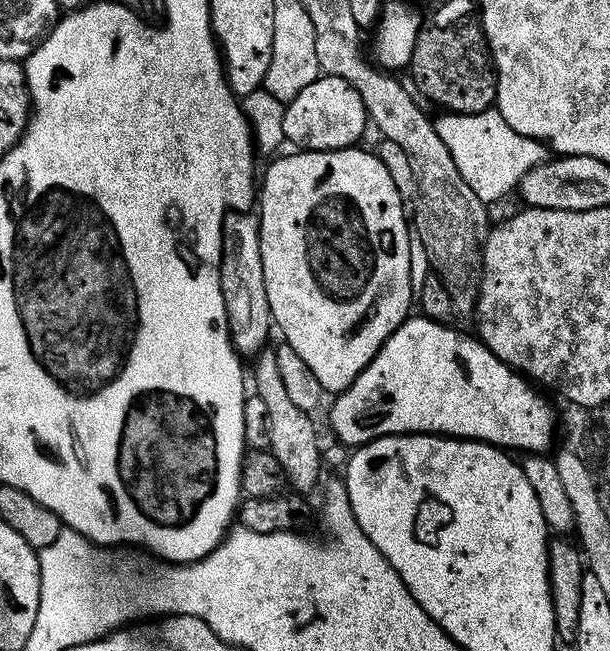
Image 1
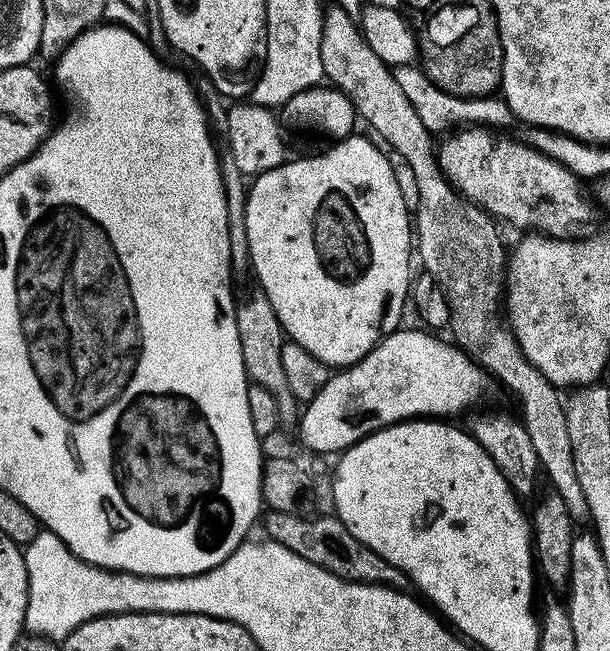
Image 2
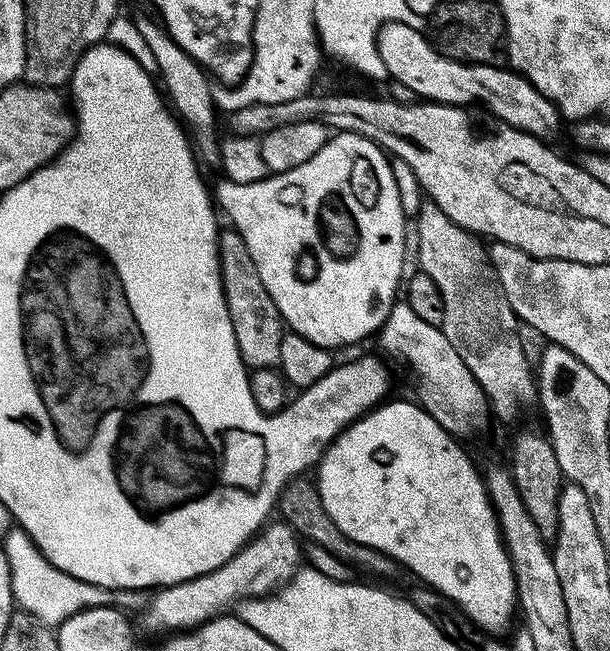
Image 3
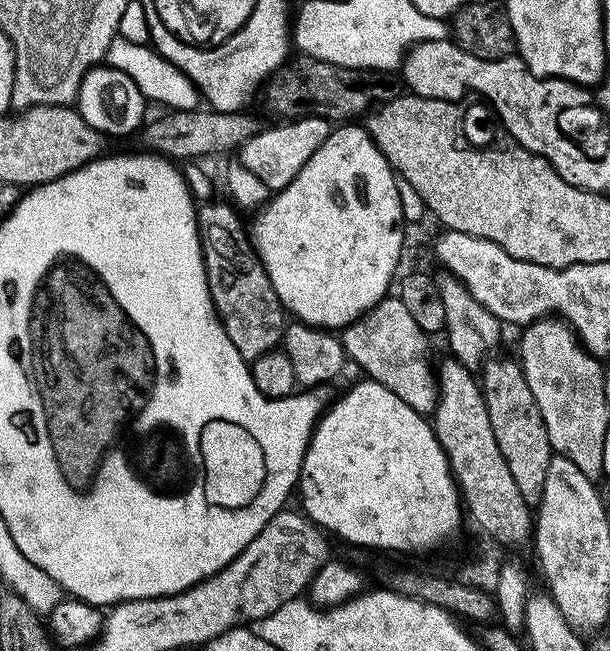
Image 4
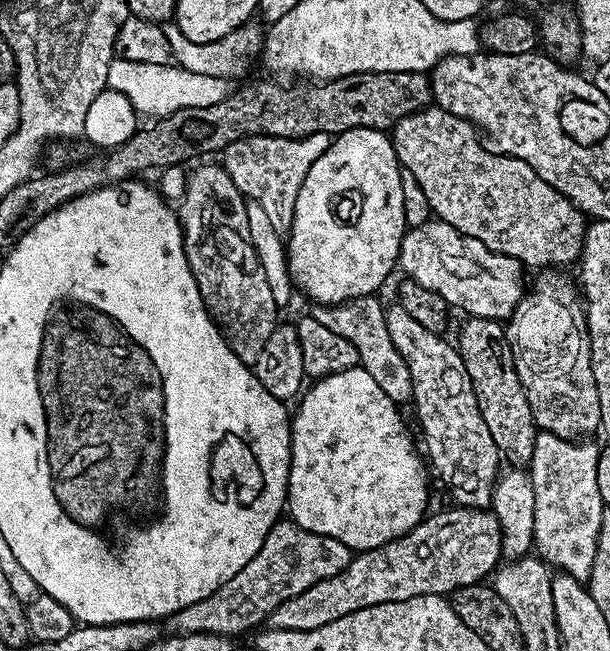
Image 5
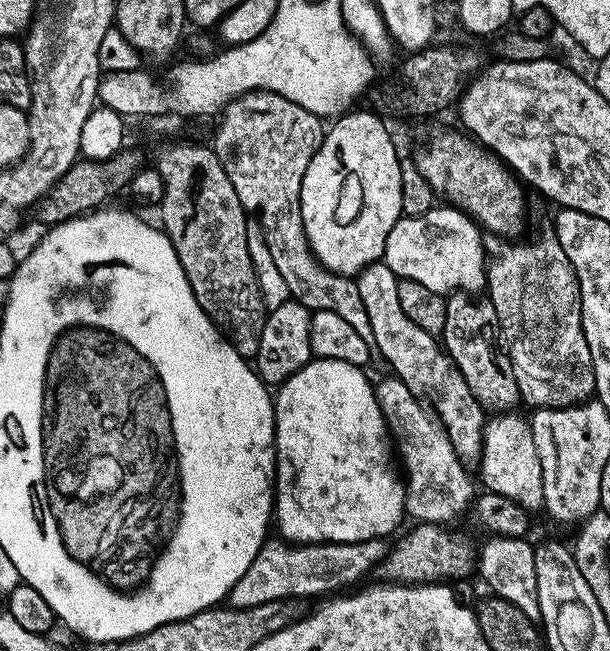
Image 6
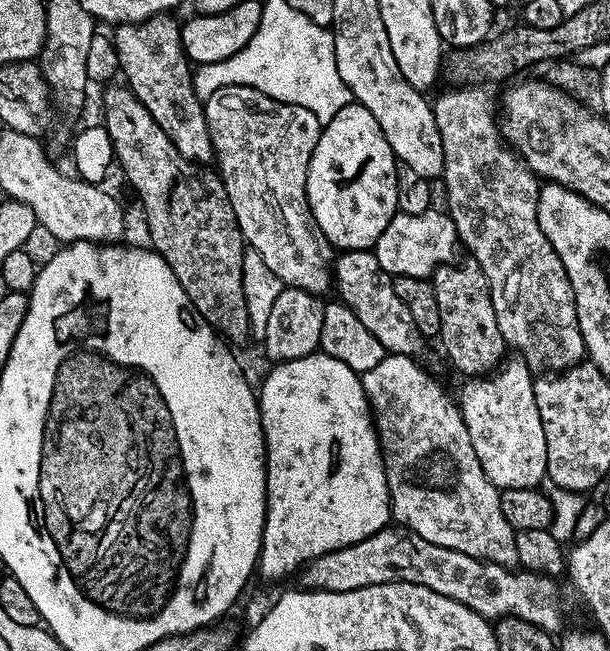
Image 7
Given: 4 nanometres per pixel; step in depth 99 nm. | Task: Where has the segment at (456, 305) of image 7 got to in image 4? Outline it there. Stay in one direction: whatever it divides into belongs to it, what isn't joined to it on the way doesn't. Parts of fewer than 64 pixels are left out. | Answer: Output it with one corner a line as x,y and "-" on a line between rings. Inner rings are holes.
489,359
483,365
484,373
479,373
478,376
486,410
490,414
490,426
494,430
494,442
498,442
498,450
502,450
506,466
510,466
510,475
513,476
522,498
526,498
530,506
536,506
542,498
542,486
546,486
546,470
550,470
554,455
552,443
534,402
534,394
530,394
523,367
515,359
496,359

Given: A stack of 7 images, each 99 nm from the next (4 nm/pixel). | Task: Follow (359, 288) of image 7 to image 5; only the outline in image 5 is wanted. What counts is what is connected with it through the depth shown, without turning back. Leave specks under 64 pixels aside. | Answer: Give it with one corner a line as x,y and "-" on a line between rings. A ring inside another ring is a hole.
399,302
389,303
384,309
384,317
390,342
394,342
410,370
412,400
416,404
420,428
424,431
431,471
440,475
441,482
448,487
459,507
488,508
496,478
502,471
502,457
494,442
494,434
490,434
486,422
482,422
482,410
478,410
478,398
470,374
466,374
460,349
455,343
448,341
447,344
441,333
425,330
406,314
406,310
402,310

